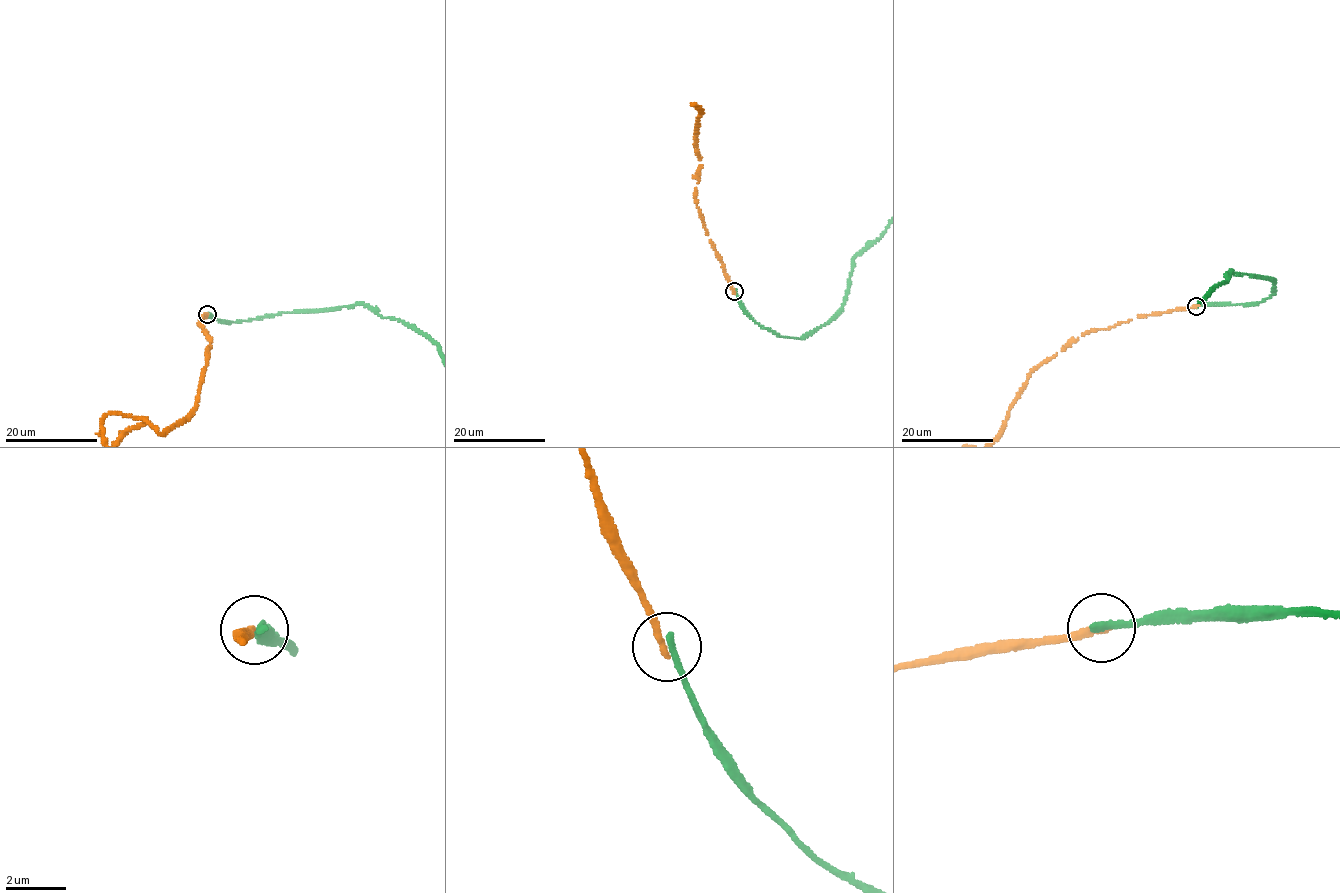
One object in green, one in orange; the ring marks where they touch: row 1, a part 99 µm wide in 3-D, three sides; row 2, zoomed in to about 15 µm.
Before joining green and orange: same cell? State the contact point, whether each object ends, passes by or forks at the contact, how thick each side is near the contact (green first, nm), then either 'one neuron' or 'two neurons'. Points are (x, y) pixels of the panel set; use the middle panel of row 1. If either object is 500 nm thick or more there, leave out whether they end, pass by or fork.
place (734, 291); green ends; orange ends; calibres 280 and 240 nm; two neurons

